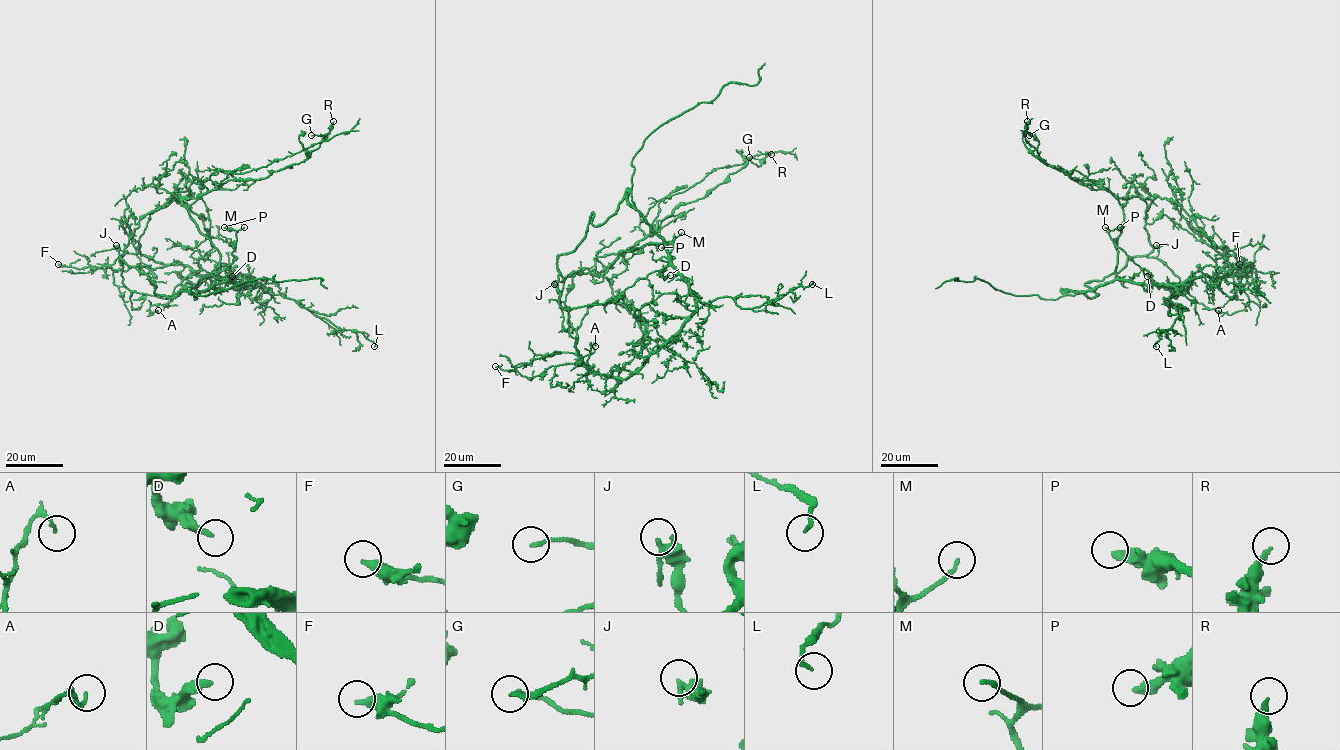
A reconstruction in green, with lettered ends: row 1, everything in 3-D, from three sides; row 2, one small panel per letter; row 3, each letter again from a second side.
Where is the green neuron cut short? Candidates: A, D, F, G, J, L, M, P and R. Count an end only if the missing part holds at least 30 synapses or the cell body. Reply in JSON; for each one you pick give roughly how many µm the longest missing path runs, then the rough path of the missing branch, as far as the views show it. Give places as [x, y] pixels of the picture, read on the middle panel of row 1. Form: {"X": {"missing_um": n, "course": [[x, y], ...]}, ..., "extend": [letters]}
{"extend": []}

